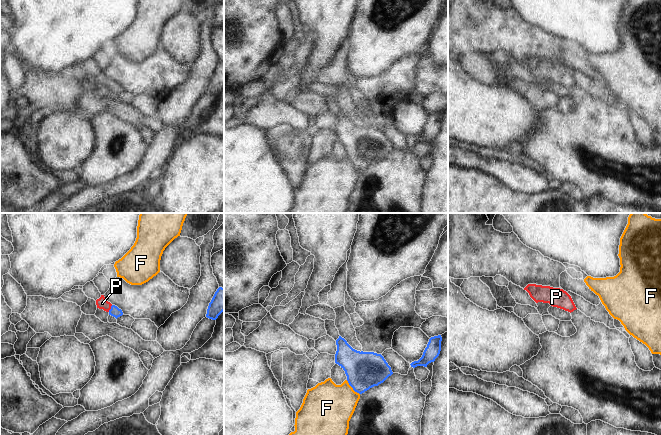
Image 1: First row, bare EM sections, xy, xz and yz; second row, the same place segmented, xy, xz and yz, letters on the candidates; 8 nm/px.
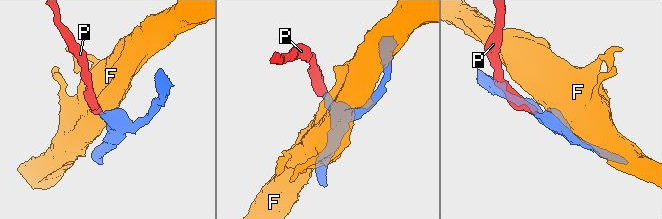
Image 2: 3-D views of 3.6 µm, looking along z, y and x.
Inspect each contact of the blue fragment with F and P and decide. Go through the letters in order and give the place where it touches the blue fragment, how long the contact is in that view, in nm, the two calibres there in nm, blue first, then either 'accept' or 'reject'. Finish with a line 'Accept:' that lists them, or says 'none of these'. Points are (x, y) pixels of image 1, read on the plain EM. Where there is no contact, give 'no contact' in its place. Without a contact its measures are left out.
F: contact xz (352, 163); length 160 nm; calibres 300 and 380 nm; reject
P: contact xy (111, 84); length 70 nm; calibres 80 and 90 nm; accept
Accept: P

